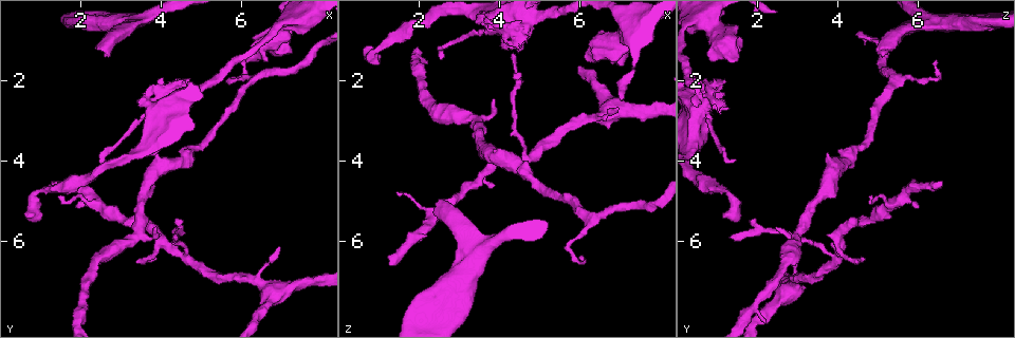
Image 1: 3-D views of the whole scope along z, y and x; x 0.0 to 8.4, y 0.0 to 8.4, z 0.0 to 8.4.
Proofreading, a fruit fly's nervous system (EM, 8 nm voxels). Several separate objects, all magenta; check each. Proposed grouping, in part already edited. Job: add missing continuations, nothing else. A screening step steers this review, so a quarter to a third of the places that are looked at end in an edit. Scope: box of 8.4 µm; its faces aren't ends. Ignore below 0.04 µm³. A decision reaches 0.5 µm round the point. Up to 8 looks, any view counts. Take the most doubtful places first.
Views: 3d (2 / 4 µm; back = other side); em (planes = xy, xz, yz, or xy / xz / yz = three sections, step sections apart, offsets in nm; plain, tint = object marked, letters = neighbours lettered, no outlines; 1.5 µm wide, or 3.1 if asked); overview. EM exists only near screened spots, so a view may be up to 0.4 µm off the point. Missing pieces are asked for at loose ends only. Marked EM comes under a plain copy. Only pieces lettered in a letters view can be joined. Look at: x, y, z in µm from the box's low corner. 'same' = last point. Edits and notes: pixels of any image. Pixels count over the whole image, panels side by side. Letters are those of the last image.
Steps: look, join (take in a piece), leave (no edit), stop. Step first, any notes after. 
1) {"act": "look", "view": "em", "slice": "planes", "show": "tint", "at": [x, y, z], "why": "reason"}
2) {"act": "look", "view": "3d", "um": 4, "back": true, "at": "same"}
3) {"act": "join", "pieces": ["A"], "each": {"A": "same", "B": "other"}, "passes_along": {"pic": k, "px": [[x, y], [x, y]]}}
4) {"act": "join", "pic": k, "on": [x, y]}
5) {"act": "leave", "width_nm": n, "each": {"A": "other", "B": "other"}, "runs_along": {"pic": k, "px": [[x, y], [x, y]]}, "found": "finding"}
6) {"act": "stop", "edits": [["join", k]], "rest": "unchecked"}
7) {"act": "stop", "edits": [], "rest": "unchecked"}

{"act": "look", "view": "3d", "um": 2, "at": [2.75, 1.35, 5.00], "why": "branch stops here"}

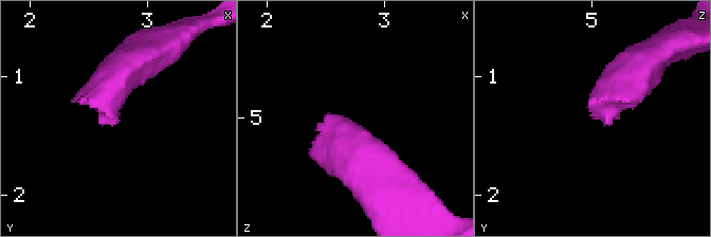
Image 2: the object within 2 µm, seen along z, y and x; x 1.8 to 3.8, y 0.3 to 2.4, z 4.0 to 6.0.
{"act": "look", "view": "em", "slice": "xy", "step": 4, "show": "letters", "at": [2.72, 1.38, 5.02], "why": "shape alone is not enough"}

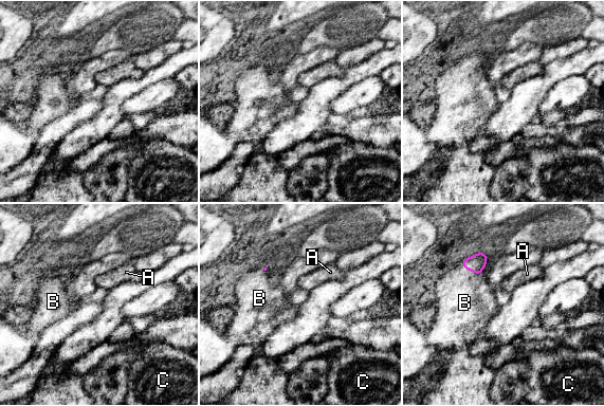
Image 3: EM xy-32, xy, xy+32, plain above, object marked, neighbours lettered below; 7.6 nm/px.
{"act": "look", "view": "em", "slice": "planes", "show": "letters", "at": "same"}

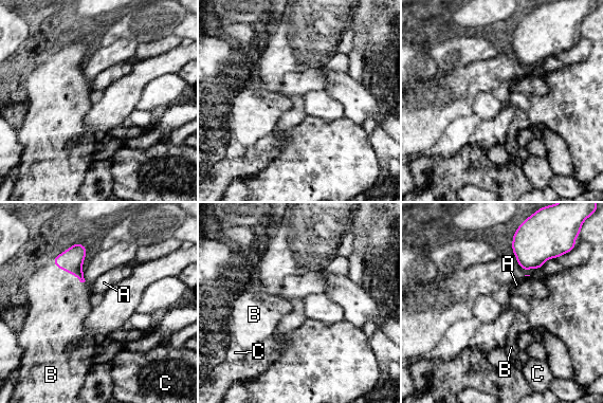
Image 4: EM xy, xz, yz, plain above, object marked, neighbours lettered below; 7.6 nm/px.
{"act": "join", "pic": 4, "on": [58, 304], "each": {"A": "other", "B": "same", "C": "other"}, "found": "the neuron continues"}

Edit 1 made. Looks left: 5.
{"act": "look", "view": "overview", "why": "see it whole again"}

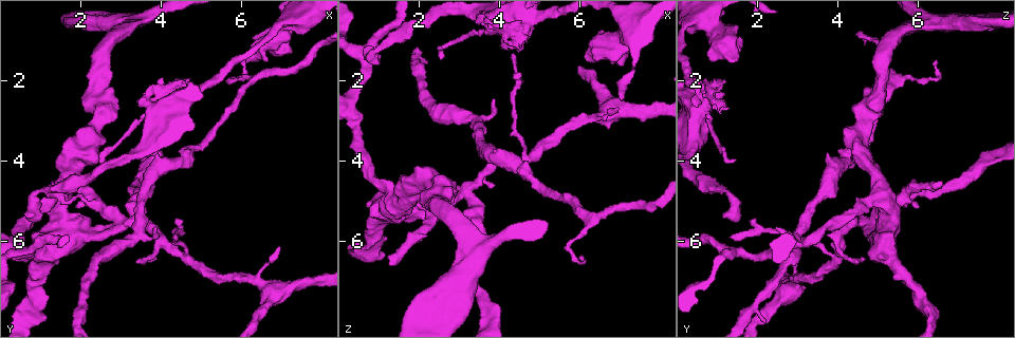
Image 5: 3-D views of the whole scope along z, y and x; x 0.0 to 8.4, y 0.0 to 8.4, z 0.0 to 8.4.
{"act": "look", "view": "3d", "um": 2, "at": [1.25, 4.55, 6.60], "why": "free end"}

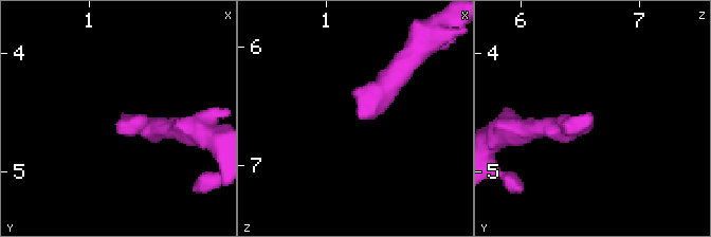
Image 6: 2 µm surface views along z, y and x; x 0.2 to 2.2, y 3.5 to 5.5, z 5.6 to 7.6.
{"act": "look", "view": "em", "slice": "xz", "step": 4, "show": "letters", "at": [1.28, 4.52, 6.60]}

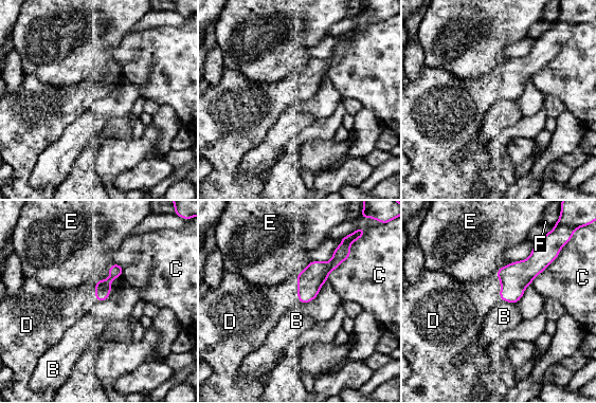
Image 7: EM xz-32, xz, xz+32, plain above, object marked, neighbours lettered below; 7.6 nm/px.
{"act": "join", "pic": 7, "on": [472, 301], "each": {"B": "other", "C": "other", "D": "same", "E": "other", "F": "other"}, "found": "it goes on there"}

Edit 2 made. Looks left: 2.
{"act": "stop", "edits": [["join", 4], ["join", 7]], "rest": "unchecked"}

